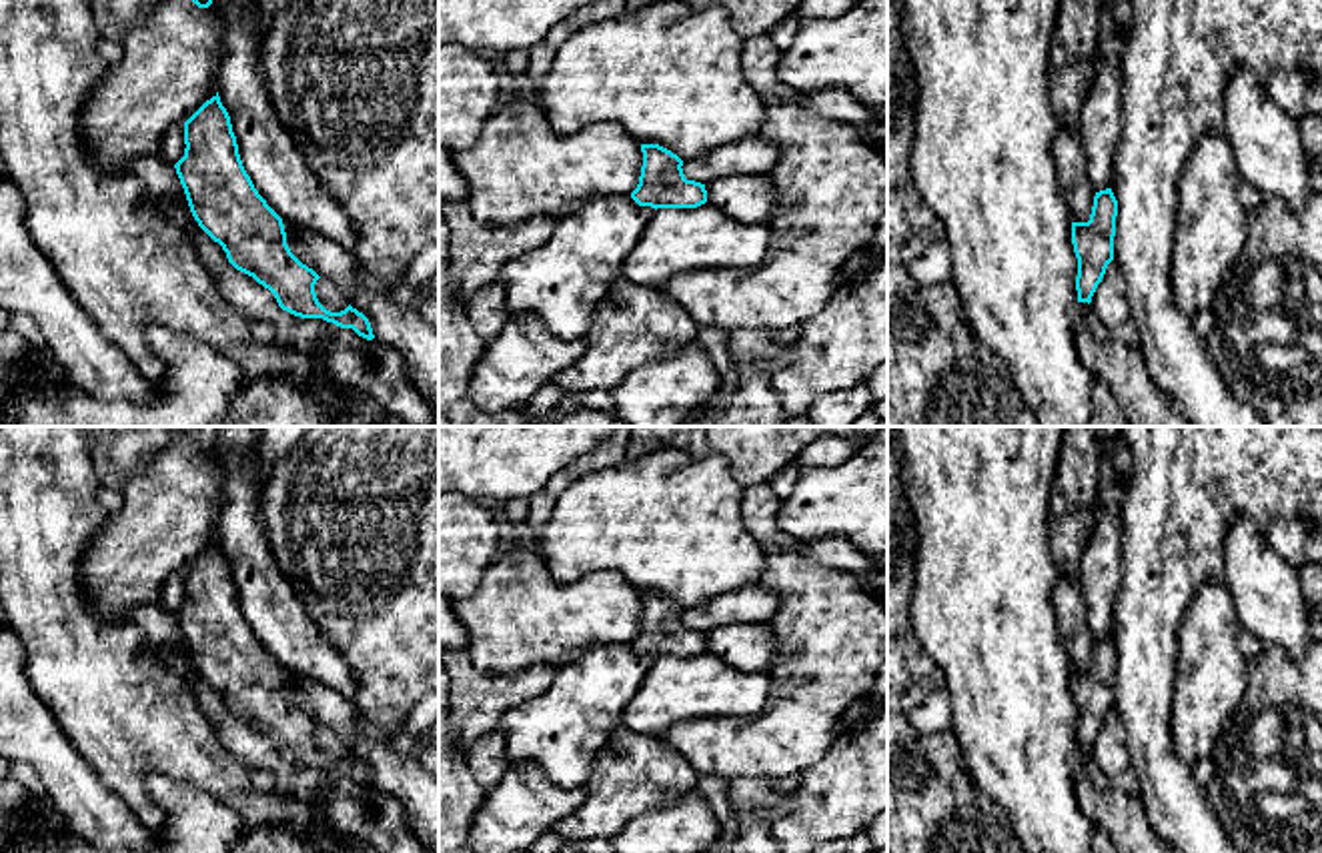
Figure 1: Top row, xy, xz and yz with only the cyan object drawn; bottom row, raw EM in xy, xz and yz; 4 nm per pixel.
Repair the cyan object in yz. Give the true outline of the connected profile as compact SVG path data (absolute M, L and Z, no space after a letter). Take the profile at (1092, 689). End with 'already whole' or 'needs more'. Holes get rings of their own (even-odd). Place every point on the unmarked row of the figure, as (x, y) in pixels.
M1112 637L1094 645L1088 671L1072 671L1072 693L1078 707L1078 751L1092 751L1108 713L1114 709L1118 649Z | already whole

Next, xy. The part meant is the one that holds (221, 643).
M218 541L184 571L184 593L184 605L174 617L190 661L222 695L228 711L268 737L282 759L322 767L373 789L363 761L351 753L330 761L318 751L314 733L320 725L290 701L282 667L246 623Z | already whole

